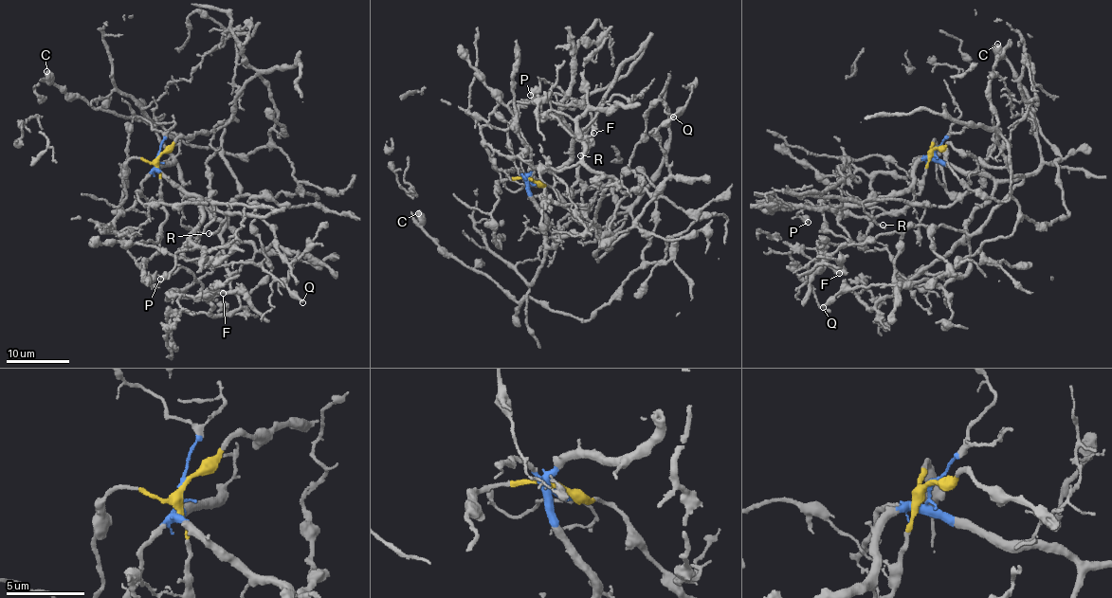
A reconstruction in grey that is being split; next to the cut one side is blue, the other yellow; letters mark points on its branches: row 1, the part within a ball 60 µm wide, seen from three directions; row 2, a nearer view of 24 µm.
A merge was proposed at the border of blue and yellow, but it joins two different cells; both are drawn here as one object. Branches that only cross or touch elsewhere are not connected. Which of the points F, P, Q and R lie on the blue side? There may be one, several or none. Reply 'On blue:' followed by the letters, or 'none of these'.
On blue: F, P

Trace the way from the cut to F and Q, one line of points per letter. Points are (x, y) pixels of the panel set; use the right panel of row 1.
F: (935, 149), (910, 187), (839, 211), (852, 244), (816, 243), (796, 296), (817, 260), (840, 273)
Q: (935, 149), (949, 145), (1023, 177), (971, 237), (964, 274), (941, 286), (927, 280), (843, 288), (822, 308)

